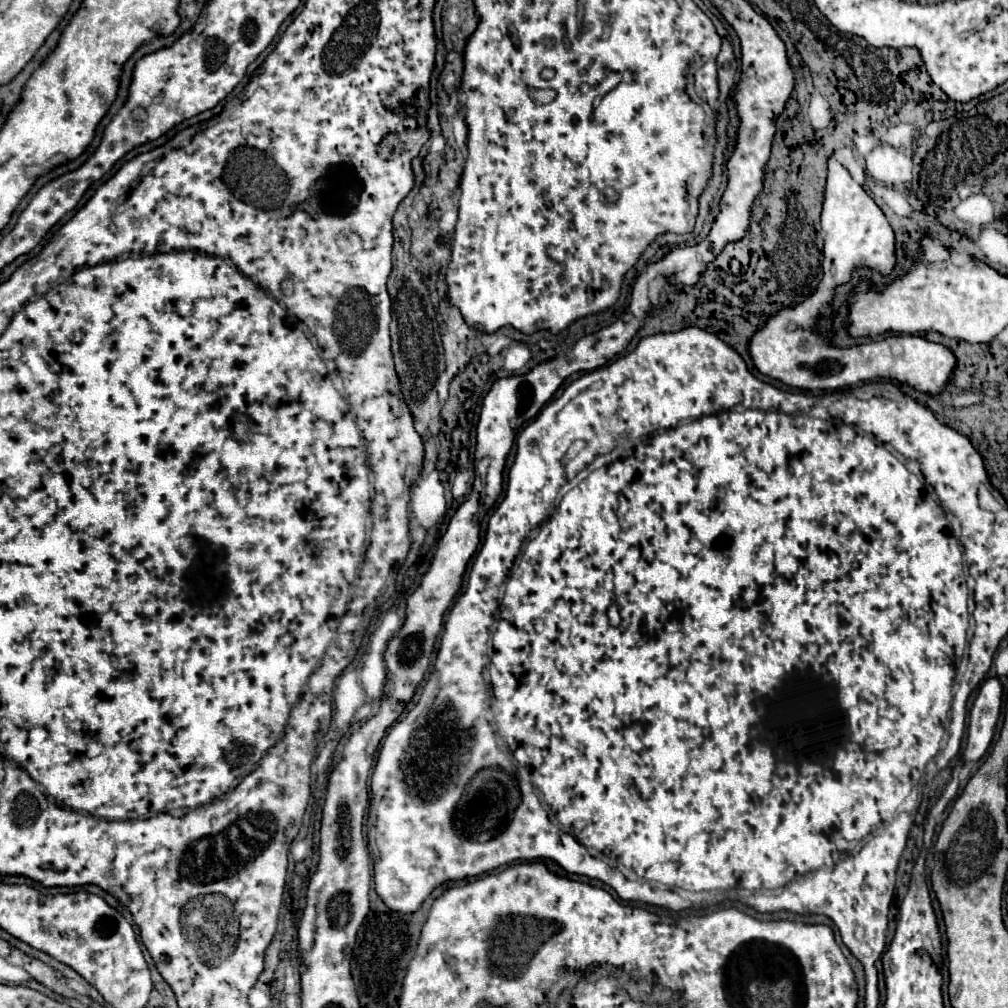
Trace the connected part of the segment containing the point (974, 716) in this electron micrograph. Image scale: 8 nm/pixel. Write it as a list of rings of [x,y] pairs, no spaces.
[[[998,678],[984,680],[970,710],[968,740],[962,754],[966,762],[976,762],[986,754],[1000,716],[1000,704],[1002,704],[1002,686]]]

